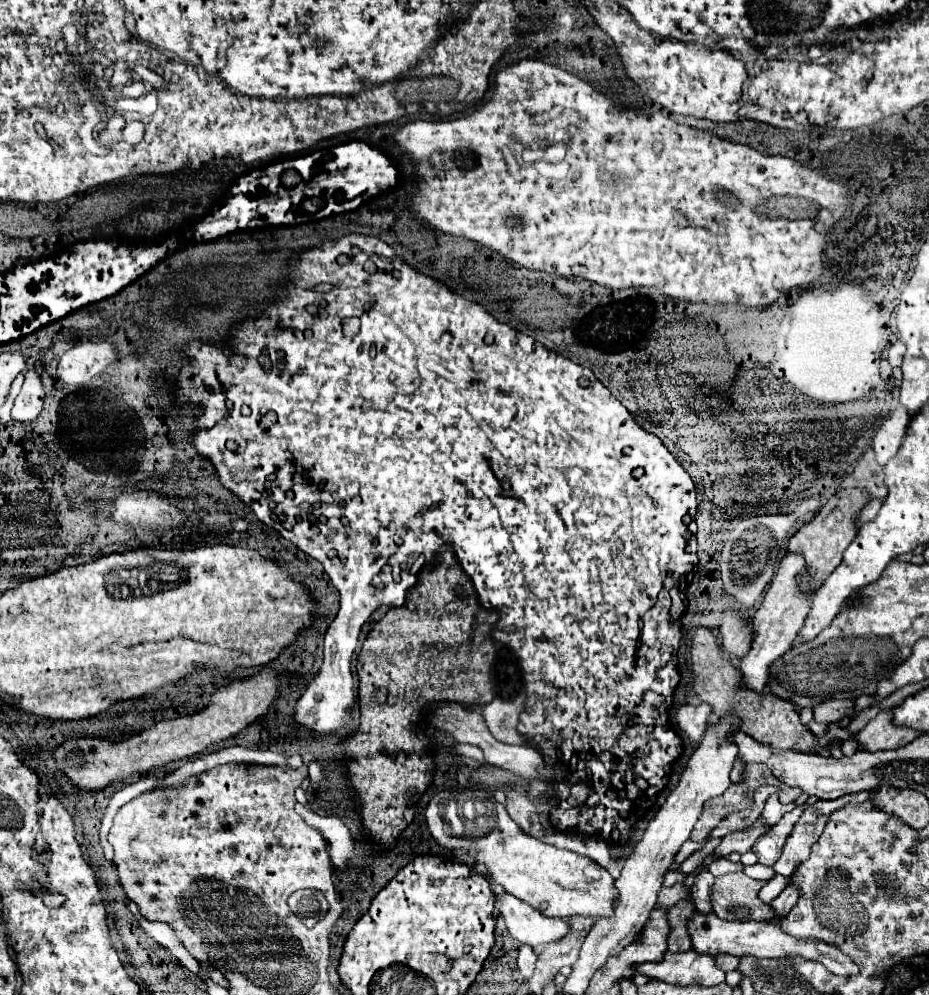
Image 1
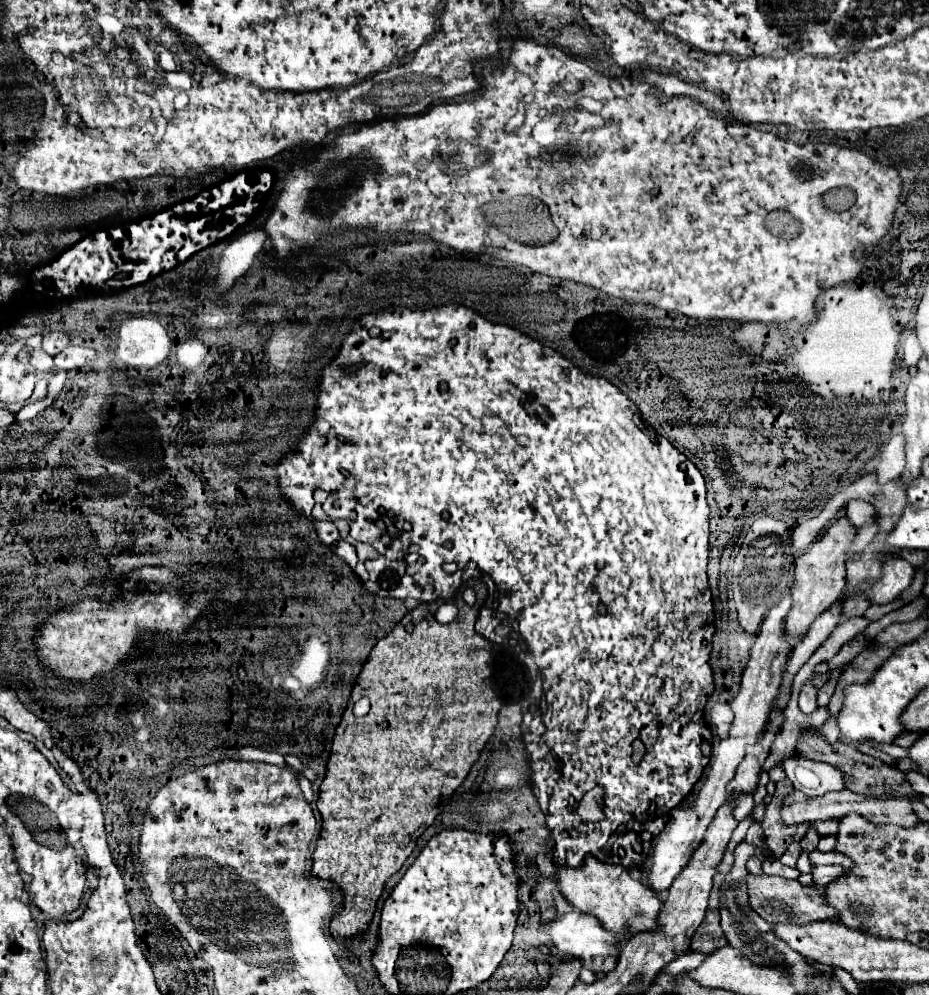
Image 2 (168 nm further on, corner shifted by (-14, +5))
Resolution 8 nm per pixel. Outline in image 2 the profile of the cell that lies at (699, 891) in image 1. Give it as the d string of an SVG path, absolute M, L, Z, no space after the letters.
M742 842L742 844L734 850L734 858L736 858L734 868L732 868L730 874L726 874L726 880L724 880L722 888L720 888L722 930L724 930L726 938L728 938L728 944L732 944L734 948L740 948L744 956L748 956L748 958L752 958L754 962L760 962L760 964L770 964L770 962L774 960L774 954L776 954L776 956L778 956L776 962L780 962L782 966L792 966L792 970L796 970L796 978L808 978L808 970L812 970L812 966L806 964L806 960L804 960L800 954L796 954L786 942L782 942L782 940L774 934L772 926L770 926L768 922L764 922L764 918L760 918L760 916L752 910L752 906L750 906L750 902L748 902L748 888L746 888L746 874L748 874L748 872L746 872L746 860L748 860L750 856L754 856L754 854L756 854L756 848Z

